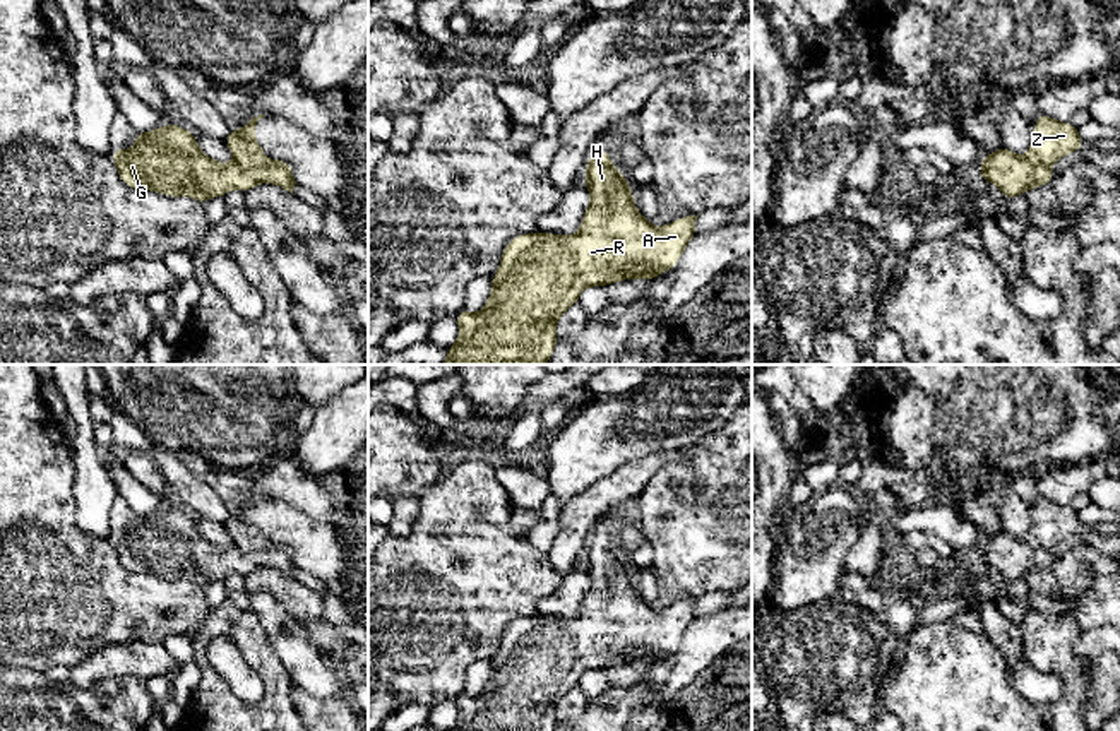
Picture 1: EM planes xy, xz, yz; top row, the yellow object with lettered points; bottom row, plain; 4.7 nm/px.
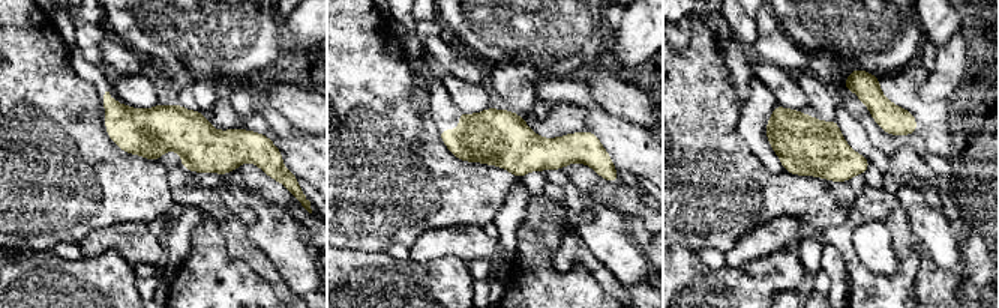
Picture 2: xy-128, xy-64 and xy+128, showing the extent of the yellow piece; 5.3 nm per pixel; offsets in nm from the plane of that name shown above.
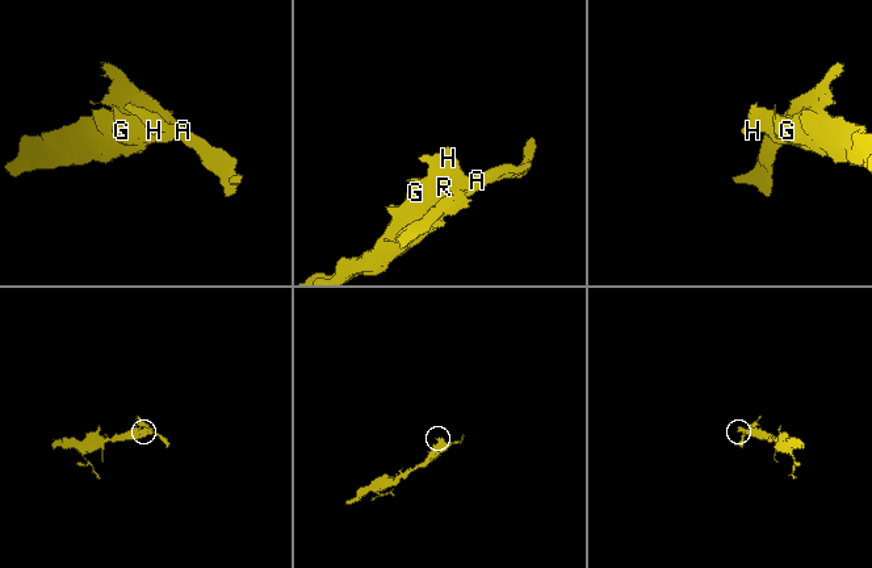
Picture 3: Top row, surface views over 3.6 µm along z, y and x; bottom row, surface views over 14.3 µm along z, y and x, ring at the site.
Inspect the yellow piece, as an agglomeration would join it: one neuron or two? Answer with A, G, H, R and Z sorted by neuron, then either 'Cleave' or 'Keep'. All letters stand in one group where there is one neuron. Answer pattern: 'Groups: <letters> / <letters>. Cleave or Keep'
Groups: A G H R / Z. Cleave

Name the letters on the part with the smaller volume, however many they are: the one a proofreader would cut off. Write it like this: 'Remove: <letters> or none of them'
Remove: Z

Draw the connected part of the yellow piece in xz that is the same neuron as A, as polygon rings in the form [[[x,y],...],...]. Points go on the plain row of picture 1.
[[[605,531],[591,536],[584,558],[591,587],[584,594],[579,615],[575,618],[536,615],[512,621],[500,640],[498,656],[490,661],[491,676],[485,692],[480,697],[462,692],[454,700],[459,707],[459,722],[450,731],[555,731],[558,719],[553,710],[570,690],[577,688],[584,671],[623,664],[630,649],[639,663],[652,664],[678,647],[687,627],[697,620],[694,613],[697,599],[678,601],[663,611],[651,609],[637,594],[627,562],[613,550]]]

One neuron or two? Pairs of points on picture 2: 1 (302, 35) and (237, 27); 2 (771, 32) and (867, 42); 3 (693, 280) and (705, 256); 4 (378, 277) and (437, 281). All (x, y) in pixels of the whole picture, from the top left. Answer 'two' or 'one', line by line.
1: two
2: two
3: two
4: one

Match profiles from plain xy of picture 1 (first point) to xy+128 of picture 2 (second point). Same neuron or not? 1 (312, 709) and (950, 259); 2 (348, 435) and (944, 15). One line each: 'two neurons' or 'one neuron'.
1: two neurons
2: two neurons

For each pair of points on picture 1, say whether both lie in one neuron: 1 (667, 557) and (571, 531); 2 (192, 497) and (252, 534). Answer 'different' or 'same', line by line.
1: different
2: different

